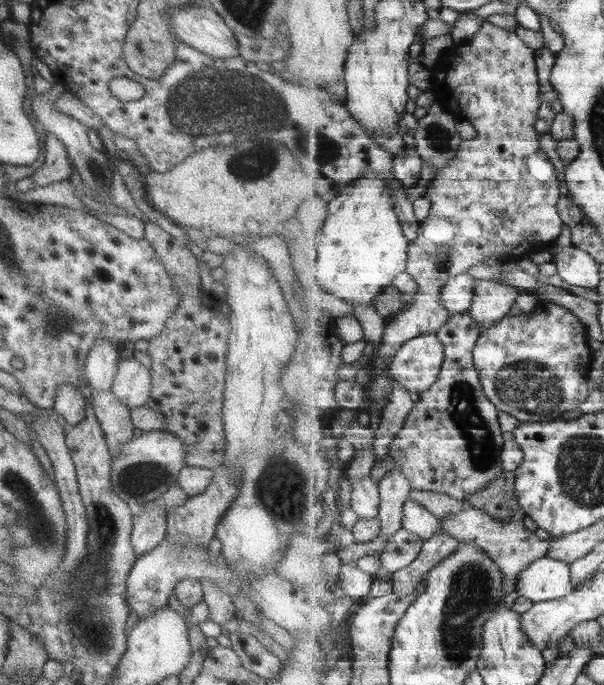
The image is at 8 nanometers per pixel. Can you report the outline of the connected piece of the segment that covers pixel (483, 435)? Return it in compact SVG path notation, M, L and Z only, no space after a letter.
M471 312L460 313L451 316L451 320L438 332L438 337L446 345L446 362L443 366L441 378L439 382L436 382L435 386L432 386L431 390L421 394L421 399L415 403L410 414L405 419L405 424L396 435L396 438L390 444L390 451L386 456L382 458L378 457L378 464L376 464L373 472L372 478L376 482L381 483L390 471L394 469L402 469L402 472L408 476L410 481L412 481L412 486L415 490L428 490L437 493L446 493L452 495L454 498L464 499L468 501L468 497L472 494L480 492L484 489L486 485L490 482L494 482L496 478L500 477L505 471L505 466L503 462L503 450L504 445L507 443L504 440L504 431L500 422L500 409L496 406L496 403L493 403L492 400L487 396L487 391L484 389L483 380L480 377L478 366L475 362L475 348L478 345L479 340L481 339L482 331L479 323L471 316Z

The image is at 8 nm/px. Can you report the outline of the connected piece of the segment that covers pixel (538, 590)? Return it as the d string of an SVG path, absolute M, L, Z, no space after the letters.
M550 556L536 560L524 570L518 584L519 596L526 596L535 603L564 598L576 591L572 565Z

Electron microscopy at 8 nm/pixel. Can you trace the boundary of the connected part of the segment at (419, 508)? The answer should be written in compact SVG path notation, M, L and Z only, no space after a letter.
M410 499L405 506L403 529L418 535L425 541L434 539L442 529L442 521L436 514L428 510L424 503Z

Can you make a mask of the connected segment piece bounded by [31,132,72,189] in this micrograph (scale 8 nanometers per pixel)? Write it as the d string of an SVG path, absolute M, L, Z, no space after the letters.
M47 132L45 144L44 163L31 175L32 182L34 182L33 189L68 179L72 173L72 166L64 143L52 132Z

